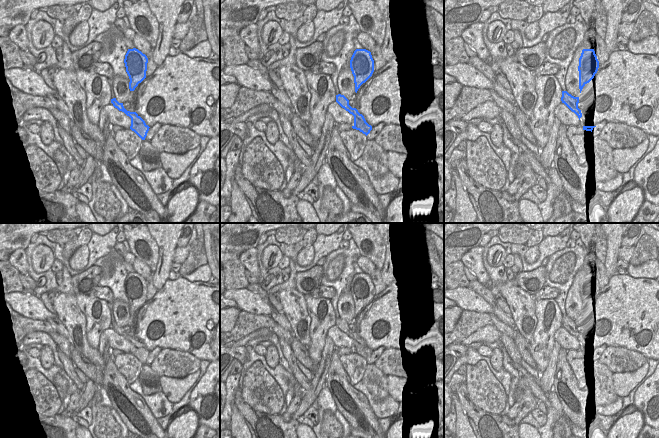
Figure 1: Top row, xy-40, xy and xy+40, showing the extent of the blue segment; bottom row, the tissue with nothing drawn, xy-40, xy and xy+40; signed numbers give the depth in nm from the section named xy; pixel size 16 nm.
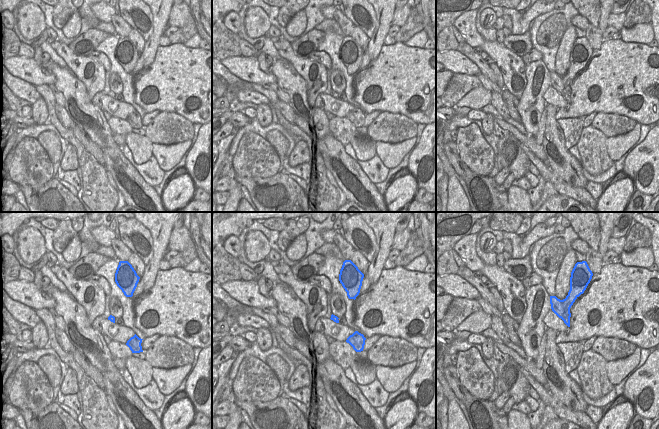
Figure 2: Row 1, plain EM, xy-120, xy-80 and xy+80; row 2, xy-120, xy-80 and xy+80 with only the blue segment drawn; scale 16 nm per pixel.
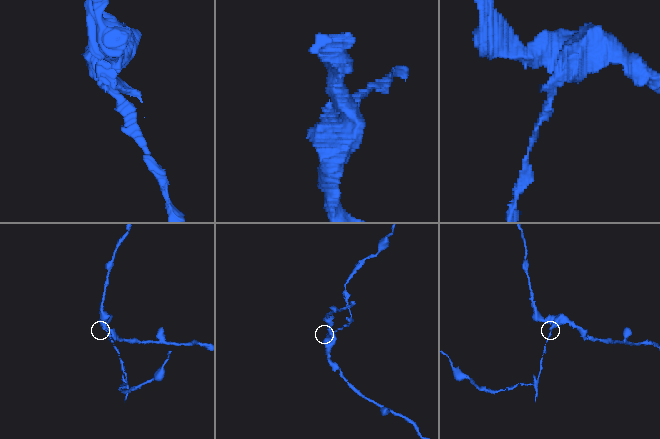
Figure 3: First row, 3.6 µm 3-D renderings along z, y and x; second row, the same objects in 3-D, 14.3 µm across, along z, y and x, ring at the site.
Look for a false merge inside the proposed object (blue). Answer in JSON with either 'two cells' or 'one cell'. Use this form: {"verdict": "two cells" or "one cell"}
{"verdict": "two cells"}

